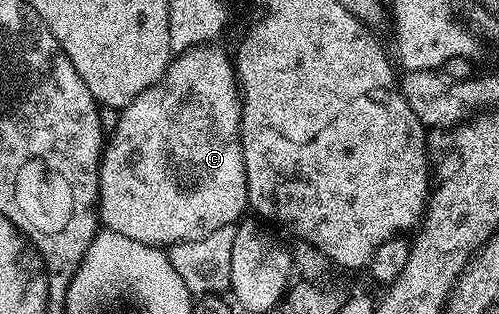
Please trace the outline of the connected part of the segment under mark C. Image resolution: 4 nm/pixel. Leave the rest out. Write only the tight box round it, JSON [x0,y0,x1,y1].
[99,45,248,247]

